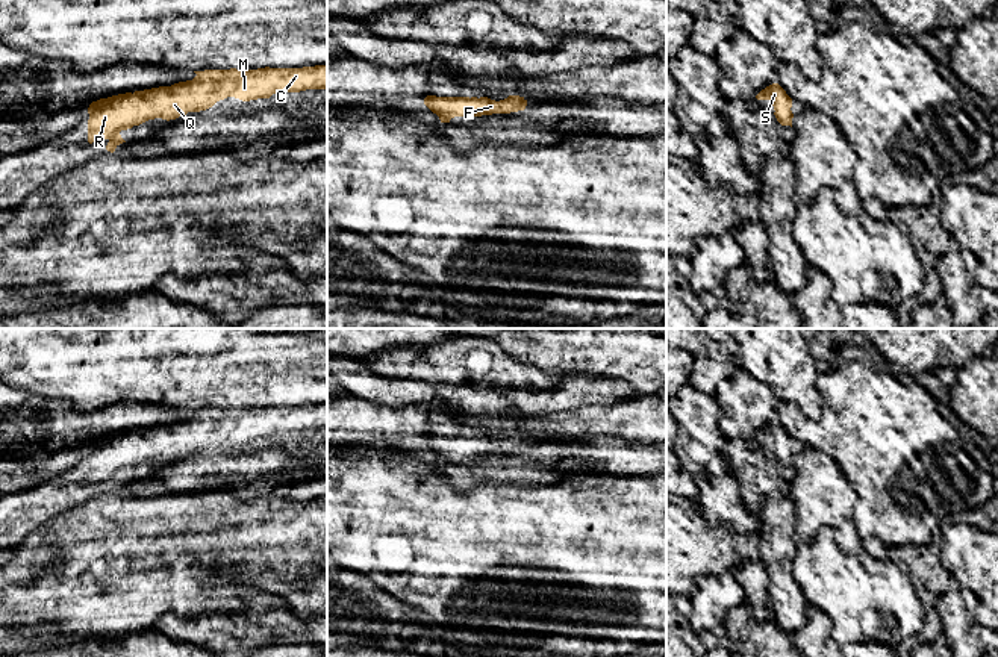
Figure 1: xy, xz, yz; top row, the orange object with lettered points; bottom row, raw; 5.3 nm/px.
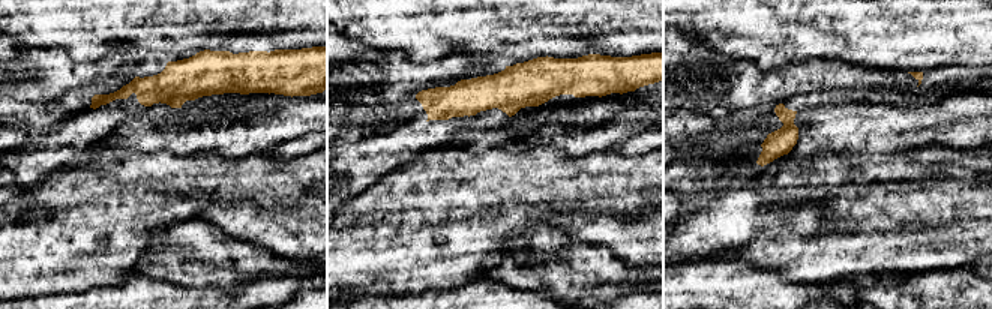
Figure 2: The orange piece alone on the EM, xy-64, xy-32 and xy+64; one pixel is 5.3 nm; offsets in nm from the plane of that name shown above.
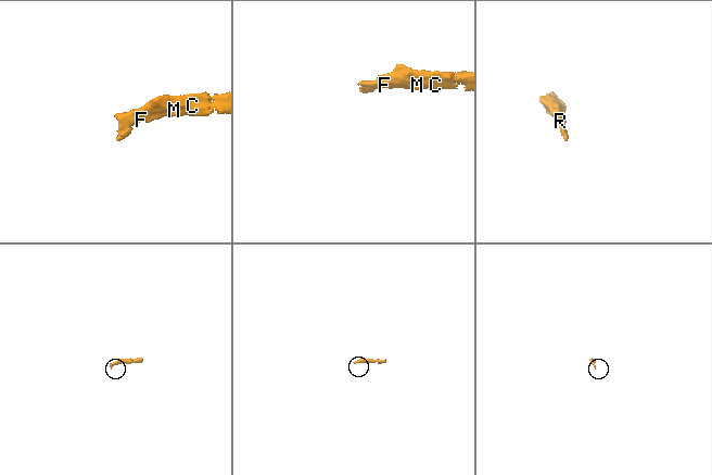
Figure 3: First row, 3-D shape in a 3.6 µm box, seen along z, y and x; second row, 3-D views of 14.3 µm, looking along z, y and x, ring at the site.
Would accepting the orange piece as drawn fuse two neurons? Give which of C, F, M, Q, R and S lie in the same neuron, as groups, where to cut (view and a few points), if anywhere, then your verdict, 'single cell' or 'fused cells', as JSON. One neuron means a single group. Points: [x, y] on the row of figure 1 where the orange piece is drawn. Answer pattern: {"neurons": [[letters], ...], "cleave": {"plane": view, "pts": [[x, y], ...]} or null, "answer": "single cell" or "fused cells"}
{"neurons": [["C", "F", "M", "Q", "R", "S"]], "cleave": null, "answer": "single cell"}

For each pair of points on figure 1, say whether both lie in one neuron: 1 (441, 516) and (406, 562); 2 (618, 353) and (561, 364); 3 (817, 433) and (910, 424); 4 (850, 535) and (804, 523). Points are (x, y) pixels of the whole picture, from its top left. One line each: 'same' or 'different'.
1: same
2: same
3: same
4: same

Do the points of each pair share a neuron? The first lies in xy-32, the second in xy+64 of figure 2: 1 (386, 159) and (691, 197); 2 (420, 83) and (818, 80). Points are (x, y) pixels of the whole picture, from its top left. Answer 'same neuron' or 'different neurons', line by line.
1: same neuron
2: same neuron

